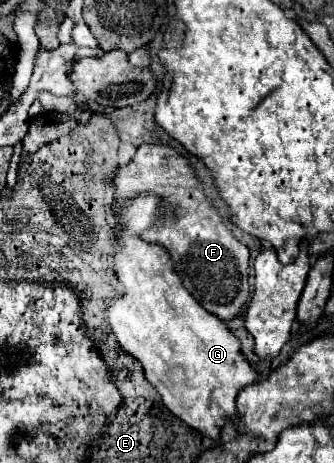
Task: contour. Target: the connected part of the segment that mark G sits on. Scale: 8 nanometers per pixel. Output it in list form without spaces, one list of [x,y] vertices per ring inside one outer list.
[[[139,193],[115,215],[119,233],[113,237],[113,265],[125,293],[111,299],[107,321],[123,351],[133,355],[145,371],[145,379],[159,391],[163,405],[189,427],[219,439],[225,417],[235,417],[235,397],[239,389],[257,379],[255,369],[241,353],[239,339],[227,325],[205,311],[183,287],[175,261],[159,243],[141,239],[141,231],[161,219],[161,199]]]

